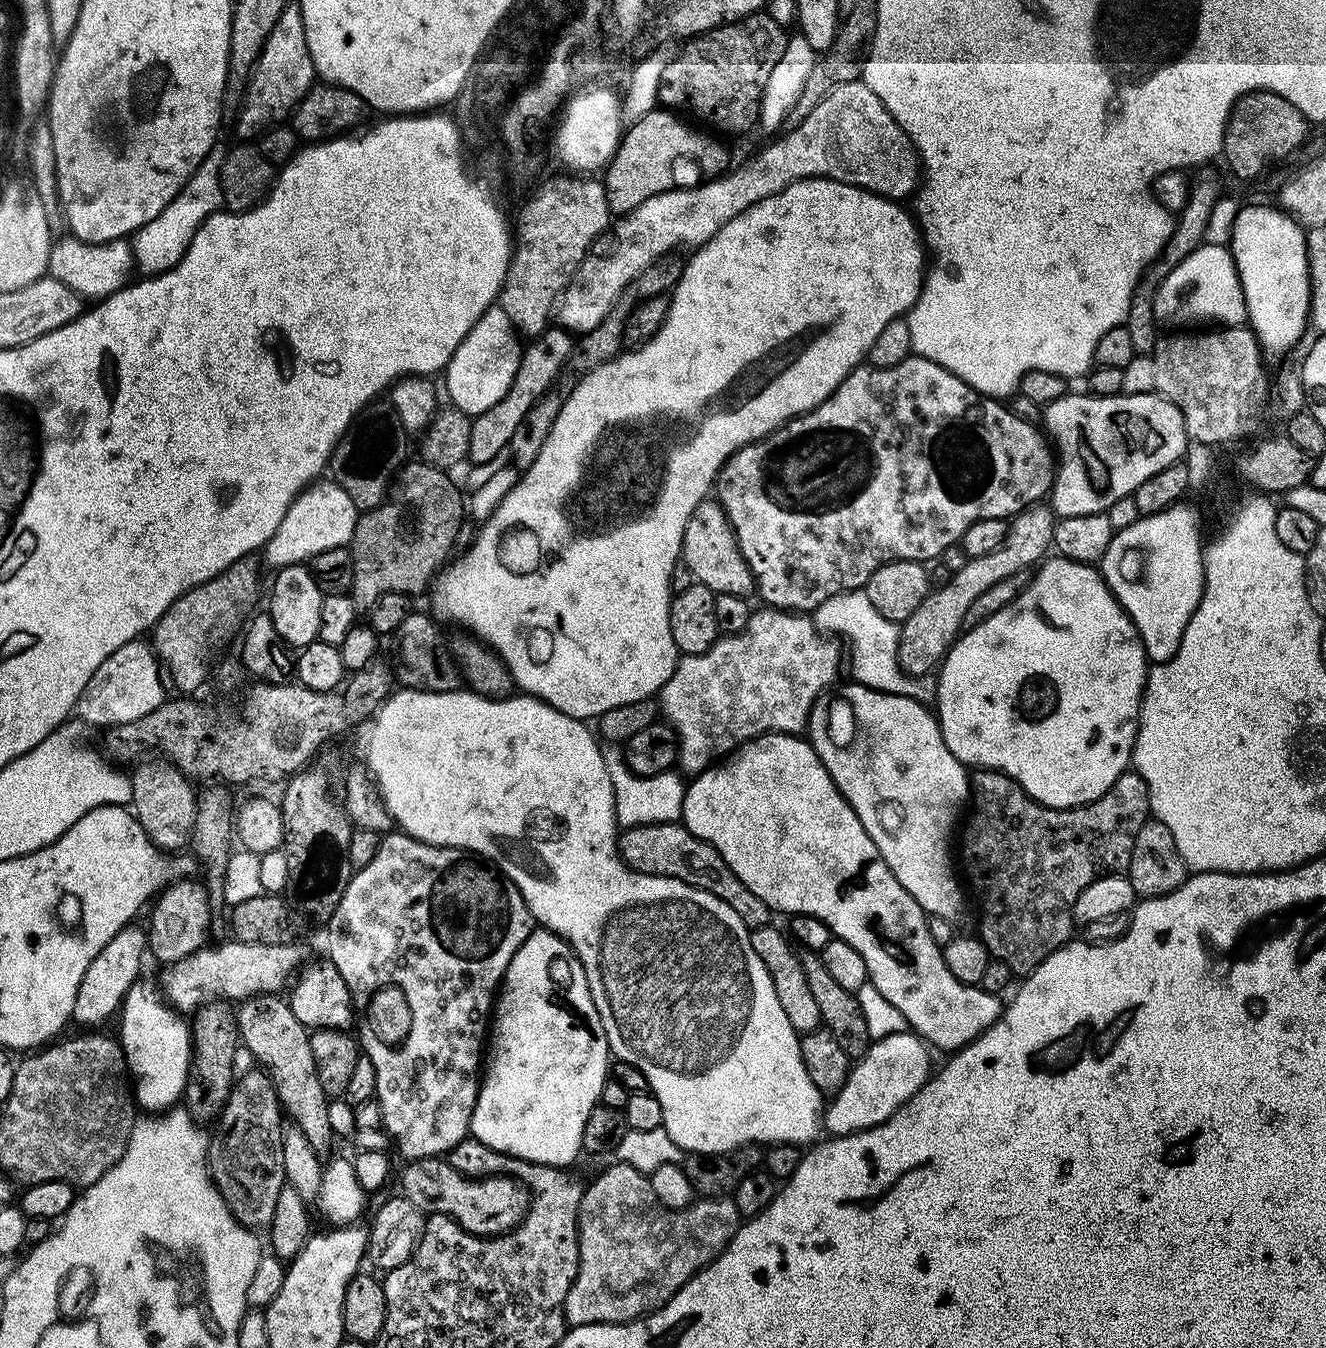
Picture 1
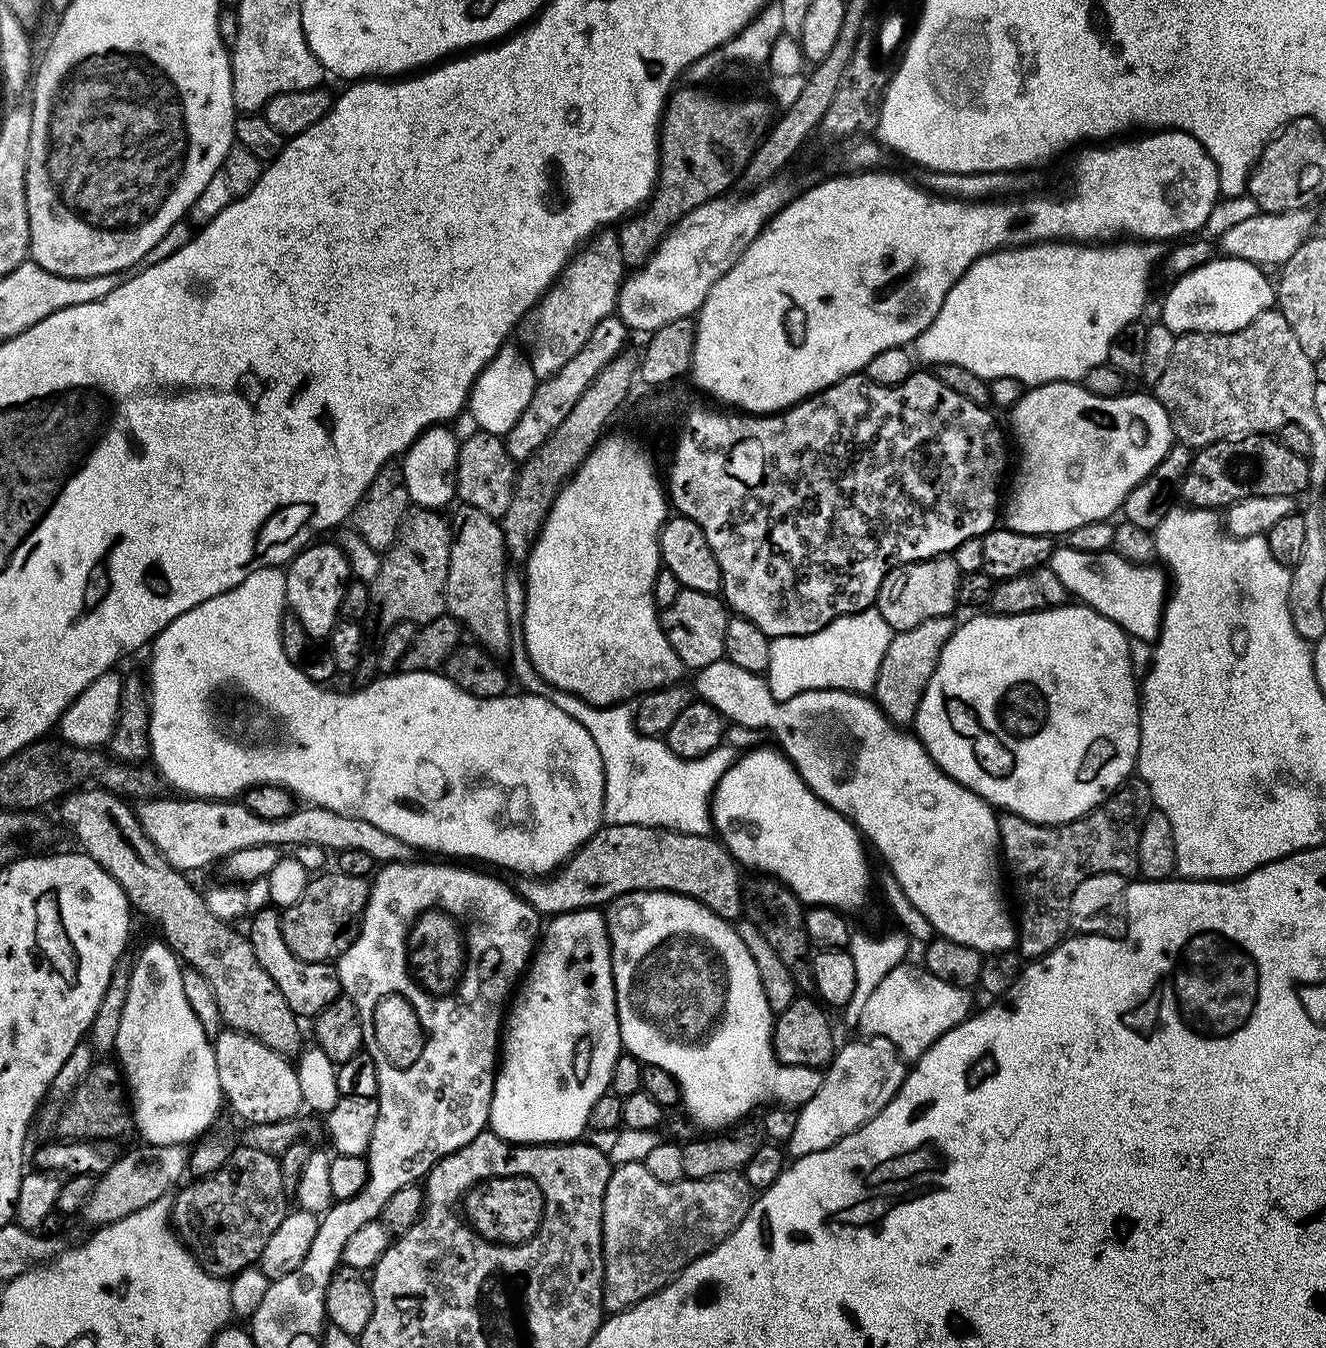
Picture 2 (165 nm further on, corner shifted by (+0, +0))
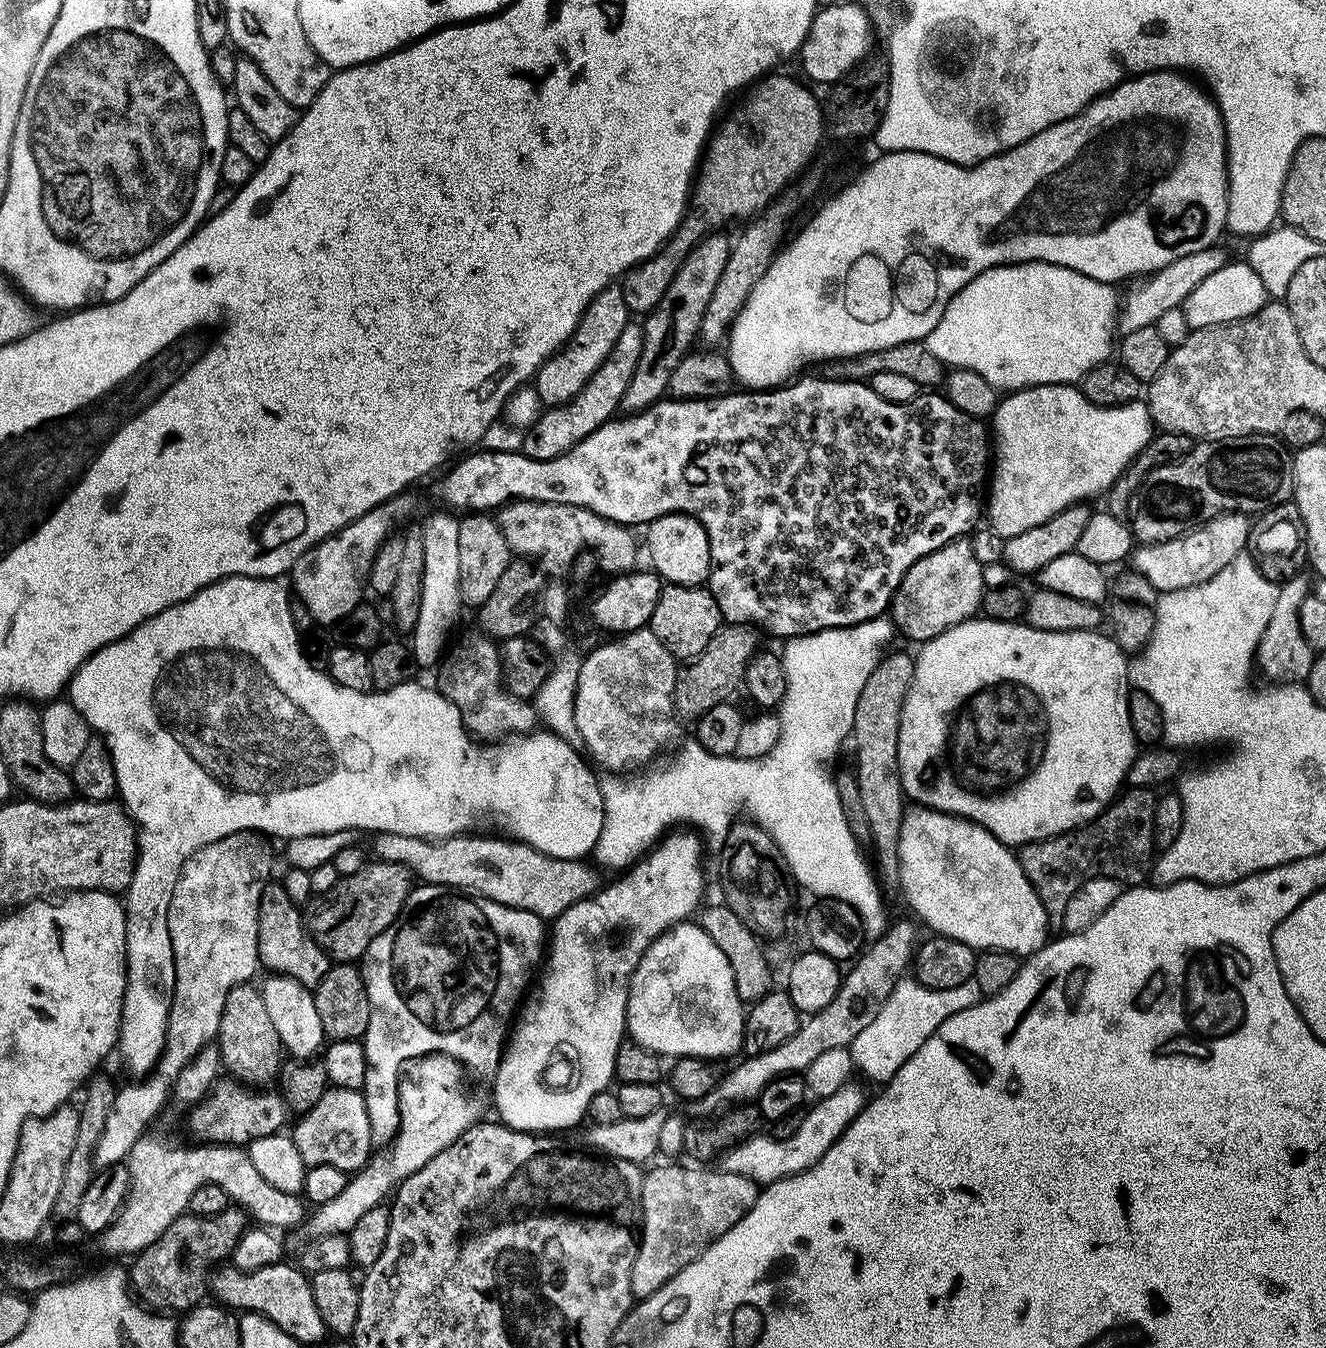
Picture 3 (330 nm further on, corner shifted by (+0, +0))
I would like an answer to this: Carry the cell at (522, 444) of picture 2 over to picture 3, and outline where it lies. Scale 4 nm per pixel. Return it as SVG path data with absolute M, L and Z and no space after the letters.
M630 320L626 329L622 330L621 337L615 342L610 358L594 372L583 390L569 404L547 407L525 431L520 449L525 456L538 461L549 461L550 458L560 457L617 413L622 395L633 378L640 357L642 336L641 325Z

